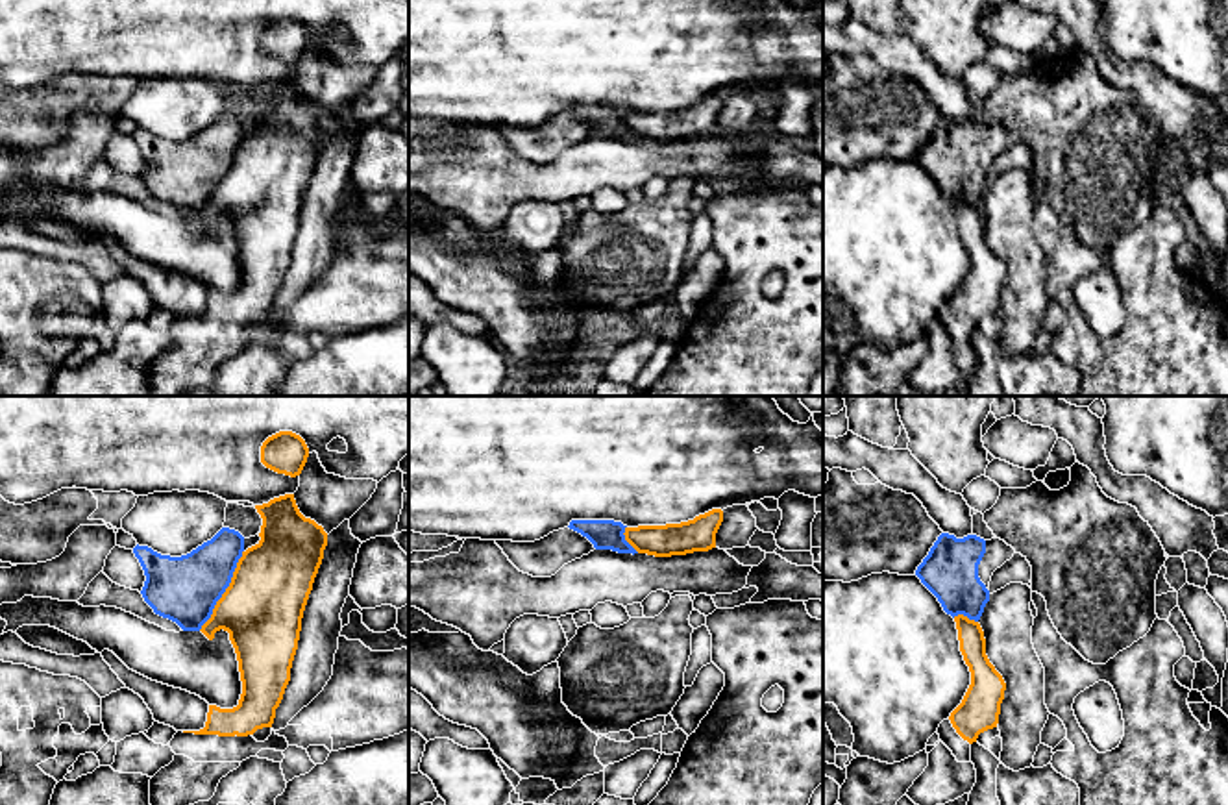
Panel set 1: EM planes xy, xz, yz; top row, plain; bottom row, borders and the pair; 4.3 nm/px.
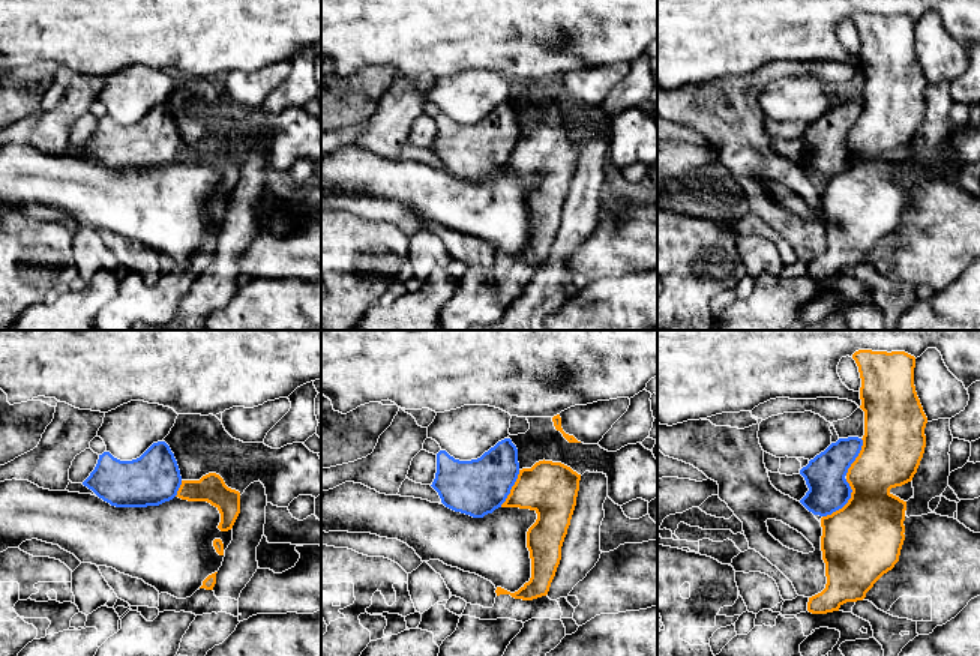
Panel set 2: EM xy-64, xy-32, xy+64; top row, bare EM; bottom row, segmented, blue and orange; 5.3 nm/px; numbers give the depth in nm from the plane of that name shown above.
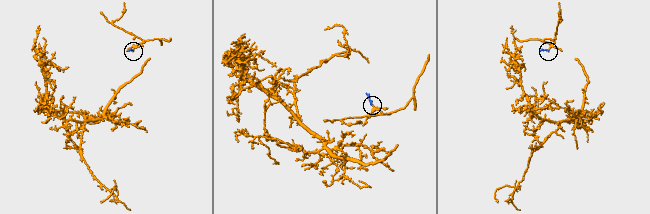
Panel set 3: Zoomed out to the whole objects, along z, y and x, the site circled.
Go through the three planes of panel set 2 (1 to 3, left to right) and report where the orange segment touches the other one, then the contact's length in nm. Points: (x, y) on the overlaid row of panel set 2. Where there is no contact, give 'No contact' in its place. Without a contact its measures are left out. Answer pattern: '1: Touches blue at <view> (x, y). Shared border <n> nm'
1: Touches blue at xy-64 (179, 487). Shared border 100 nm
2: Touches blue at xy-32 (511, 488). Shared border 220 nm
3: Touches blue at xy+64 (845, 503). Shared border 240 nm

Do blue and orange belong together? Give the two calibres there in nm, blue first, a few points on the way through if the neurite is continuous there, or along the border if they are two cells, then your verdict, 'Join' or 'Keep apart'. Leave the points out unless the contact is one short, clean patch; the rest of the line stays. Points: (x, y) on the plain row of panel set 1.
Thickness 300 nm (blue) against 360 nm. Keep apart

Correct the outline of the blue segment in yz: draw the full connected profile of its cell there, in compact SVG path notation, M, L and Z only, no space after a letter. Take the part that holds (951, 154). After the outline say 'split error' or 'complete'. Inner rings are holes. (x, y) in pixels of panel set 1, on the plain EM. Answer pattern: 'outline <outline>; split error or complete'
outline M941 118L915 161L938 183L943 196L978 207L989 187L989 167L1015 135L1001 124L984 126L976 120L956 124Z; split error

